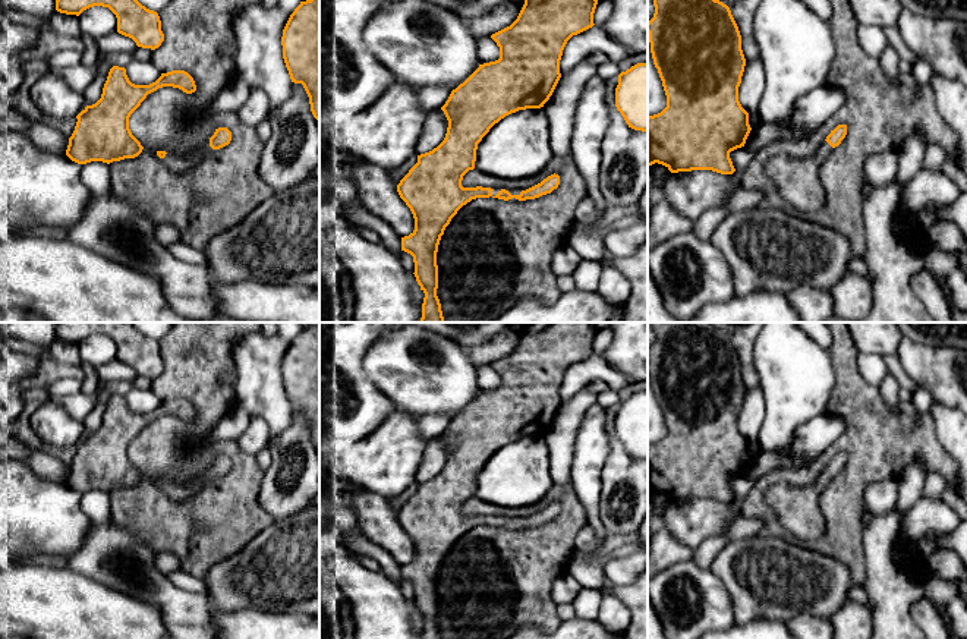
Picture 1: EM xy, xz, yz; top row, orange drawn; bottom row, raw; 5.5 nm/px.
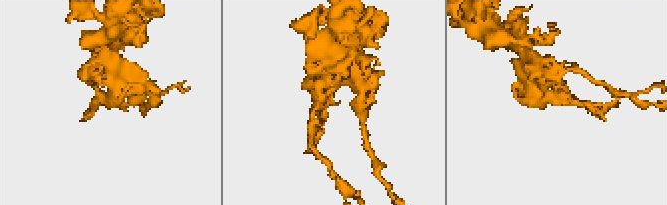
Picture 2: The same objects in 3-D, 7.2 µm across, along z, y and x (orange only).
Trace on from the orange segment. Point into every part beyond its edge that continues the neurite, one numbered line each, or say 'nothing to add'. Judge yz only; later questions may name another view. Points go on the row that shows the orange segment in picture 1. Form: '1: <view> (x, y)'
1: yz (797, 181)

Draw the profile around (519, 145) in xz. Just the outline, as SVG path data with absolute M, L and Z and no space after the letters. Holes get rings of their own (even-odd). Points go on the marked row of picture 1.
M544 108L511 113L478 144L475 169L498 179L527 179L554 157Z

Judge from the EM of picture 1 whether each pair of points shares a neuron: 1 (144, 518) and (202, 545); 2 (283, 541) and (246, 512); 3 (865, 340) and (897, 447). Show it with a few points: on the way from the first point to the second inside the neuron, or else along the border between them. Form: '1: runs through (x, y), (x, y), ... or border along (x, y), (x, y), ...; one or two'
1: runs through (158, 519), (167, 526), (188, 531); one
2: border along (274, 521), (241, 550); two
3: border along (851, 337), (859, 352); two

